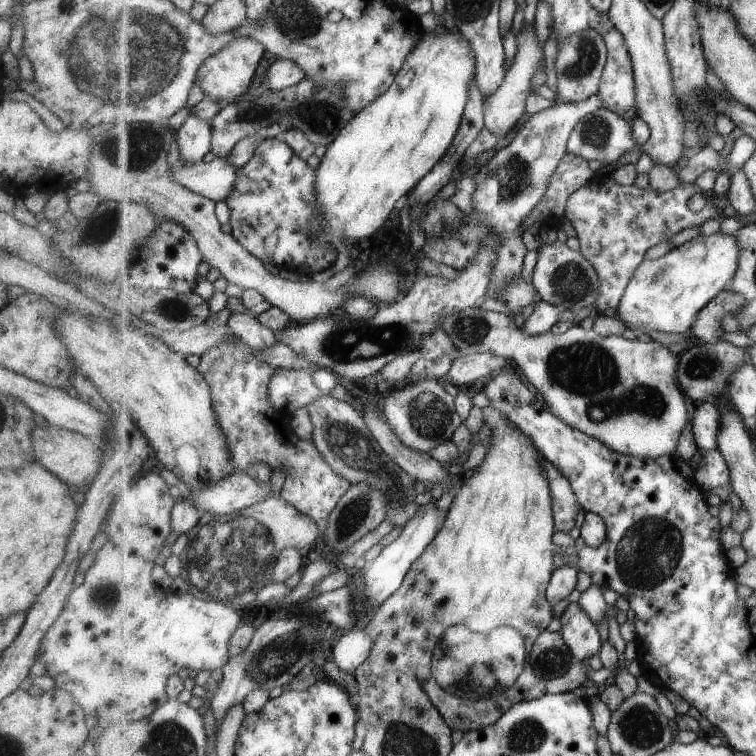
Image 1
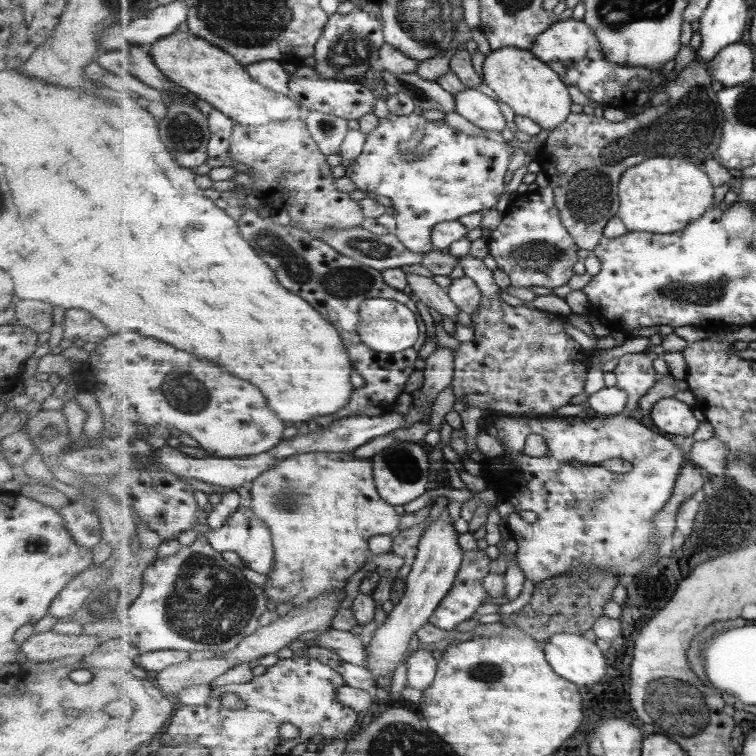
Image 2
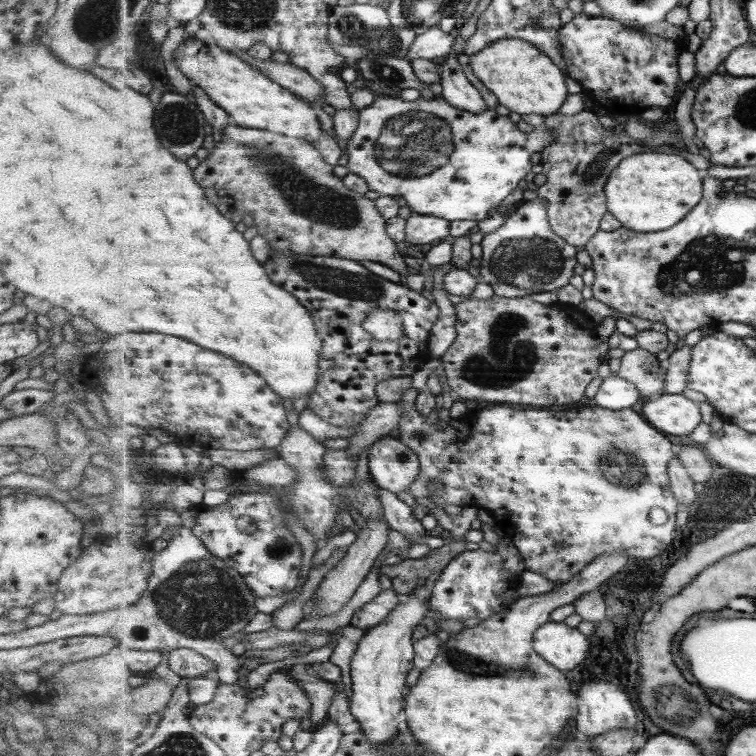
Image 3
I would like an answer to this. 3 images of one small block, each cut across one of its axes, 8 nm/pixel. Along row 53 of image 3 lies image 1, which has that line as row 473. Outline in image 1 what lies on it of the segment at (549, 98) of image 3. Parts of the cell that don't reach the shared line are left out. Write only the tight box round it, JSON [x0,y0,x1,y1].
[365,405,590,733]

